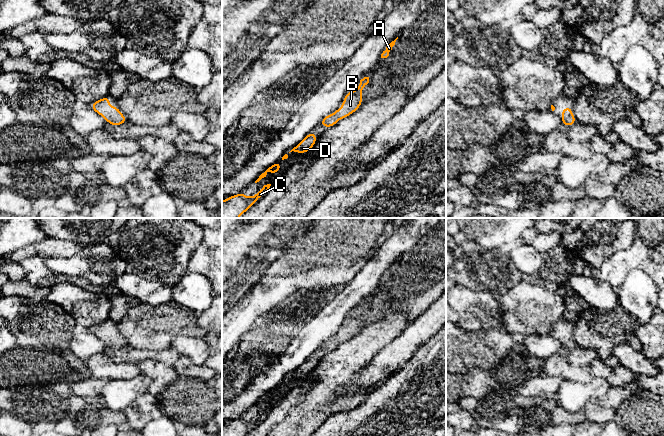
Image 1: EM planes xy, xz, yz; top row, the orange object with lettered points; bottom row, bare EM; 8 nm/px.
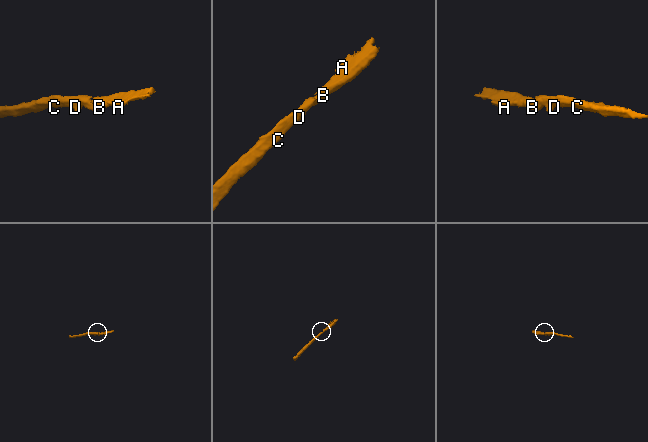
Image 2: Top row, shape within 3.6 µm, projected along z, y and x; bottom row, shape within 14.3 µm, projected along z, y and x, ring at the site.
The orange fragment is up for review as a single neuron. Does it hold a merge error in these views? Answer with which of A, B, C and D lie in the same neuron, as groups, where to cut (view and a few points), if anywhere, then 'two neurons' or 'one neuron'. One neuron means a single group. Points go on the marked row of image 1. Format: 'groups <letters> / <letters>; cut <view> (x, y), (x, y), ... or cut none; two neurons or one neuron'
groups A B C D; cut none; one neuron

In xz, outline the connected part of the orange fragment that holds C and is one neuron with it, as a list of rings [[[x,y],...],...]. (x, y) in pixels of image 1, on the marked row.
[[[271,184],[264,185],[254,196],[246,197],[244,192],[222,201],[222,218],[238,218],[245,213],[257,200],[264,196]]]

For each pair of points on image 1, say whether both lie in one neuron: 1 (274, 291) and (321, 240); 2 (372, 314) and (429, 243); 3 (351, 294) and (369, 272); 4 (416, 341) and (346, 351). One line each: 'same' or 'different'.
1: same
2: same
3: same
4: different

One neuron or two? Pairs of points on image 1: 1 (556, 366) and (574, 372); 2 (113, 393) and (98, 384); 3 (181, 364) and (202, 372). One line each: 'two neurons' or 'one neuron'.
1: one neuron
2: two neurons
3: one neuron

